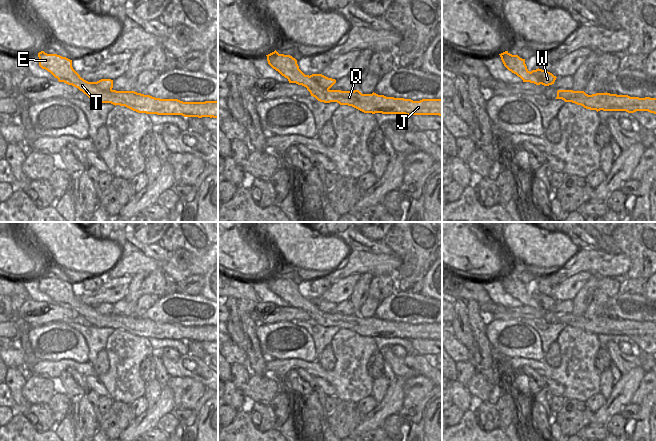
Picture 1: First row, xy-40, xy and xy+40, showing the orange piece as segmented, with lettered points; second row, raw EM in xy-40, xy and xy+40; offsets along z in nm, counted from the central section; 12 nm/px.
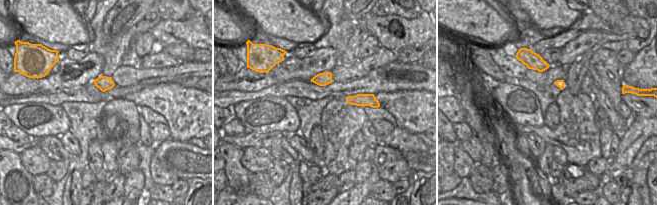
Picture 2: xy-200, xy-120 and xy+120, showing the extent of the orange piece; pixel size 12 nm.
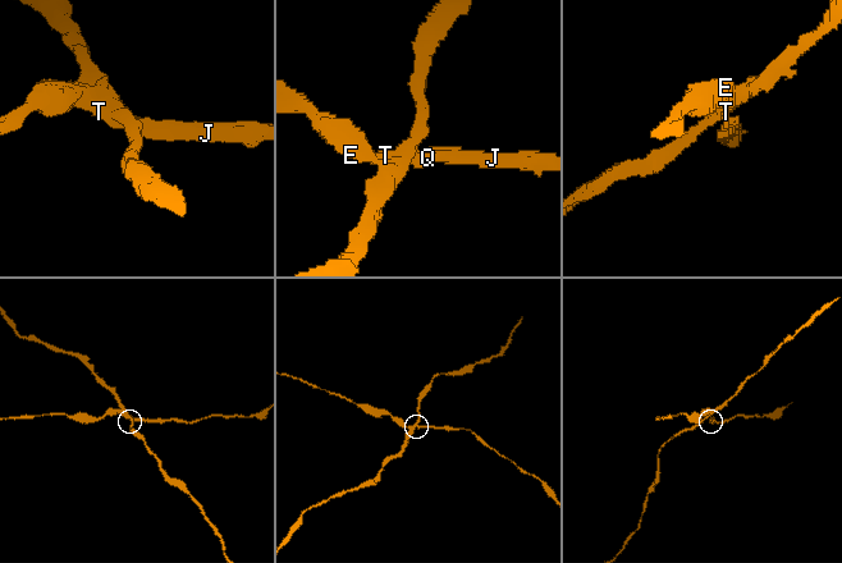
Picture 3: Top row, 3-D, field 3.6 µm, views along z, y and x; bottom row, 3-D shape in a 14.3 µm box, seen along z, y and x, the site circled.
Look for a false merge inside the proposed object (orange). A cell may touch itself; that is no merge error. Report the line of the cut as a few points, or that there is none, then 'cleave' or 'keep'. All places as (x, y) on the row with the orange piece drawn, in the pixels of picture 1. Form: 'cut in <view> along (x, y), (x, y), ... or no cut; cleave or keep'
cut in xy along (309, 76), (322, 87), (328, 89); cleave

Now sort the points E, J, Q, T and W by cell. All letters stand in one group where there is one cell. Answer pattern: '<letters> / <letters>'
E J Q T / W

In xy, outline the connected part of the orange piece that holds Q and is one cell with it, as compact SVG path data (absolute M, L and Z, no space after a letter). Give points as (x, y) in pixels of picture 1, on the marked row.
M276 50L267 56L268 64L288 79L307 88L311 96L324 103L337 102L352 106L364 113L439 115L442 117L442 99L411 99L386 97L384 95L362 94L359 90L341 91L322 88L309 75L305 75L290 55L279 54Z

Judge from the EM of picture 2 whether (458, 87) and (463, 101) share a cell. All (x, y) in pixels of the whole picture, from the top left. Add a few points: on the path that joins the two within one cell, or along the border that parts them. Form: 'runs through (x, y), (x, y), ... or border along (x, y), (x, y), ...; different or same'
runs through (461, 90), (463, 98); same

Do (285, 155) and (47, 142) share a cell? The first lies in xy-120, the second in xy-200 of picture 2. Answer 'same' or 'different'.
same

